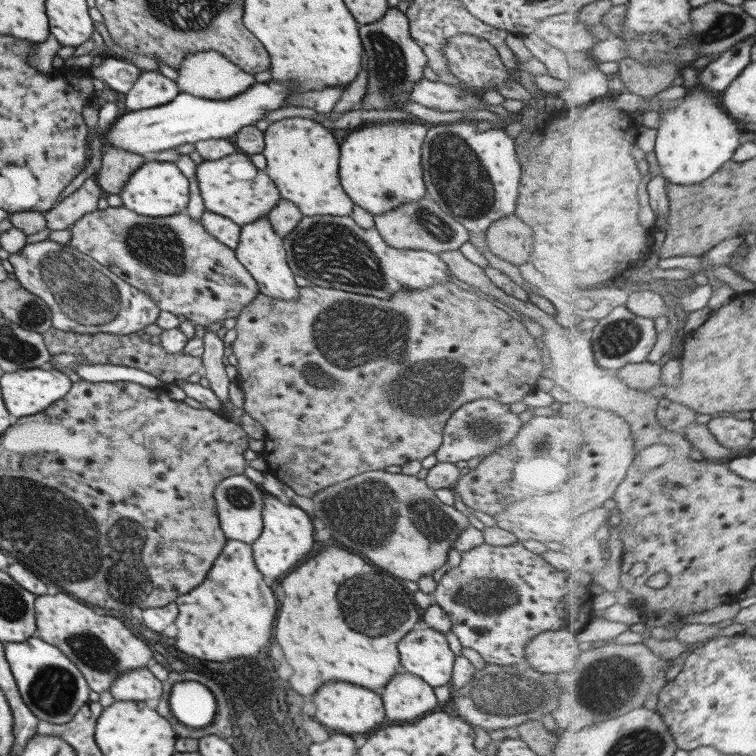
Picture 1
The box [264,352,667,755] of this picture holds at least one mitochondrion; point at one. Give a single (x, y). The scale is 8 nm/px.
(366, 510)

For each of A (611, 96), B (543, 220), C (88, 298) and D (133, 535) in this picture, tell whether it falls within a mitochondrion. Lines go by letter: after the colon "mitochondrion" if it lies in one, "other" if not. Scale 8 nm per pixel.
A: other
B: other
C: mitochondrion
D: mitochondrion

